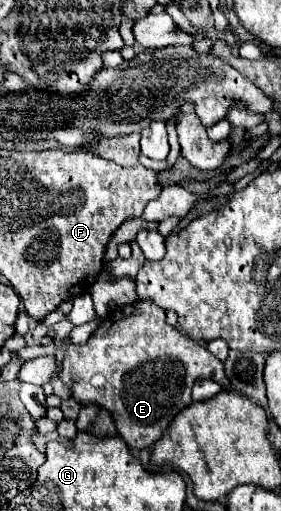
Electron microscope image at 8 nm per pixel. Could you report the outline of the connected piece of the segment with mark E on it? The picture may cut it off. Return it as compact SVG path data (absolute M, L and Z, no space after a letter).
M139 299L131 305L121 305L107 315L107 319L97 327L85 345L67 345L67 355L63 359L61 377L69 385L71 395L81 403L97 403L105 407L115 421L117 433L125 439L131 451L151 447L163 431L171 425L171 419L183 407L191 405L191 387L197 379L217 381L223 389L231 389L231 381L223 371L223 363L207 351L203 343L195 343L185 337L179 329L167 325L165 311L151 303L151 299Z

